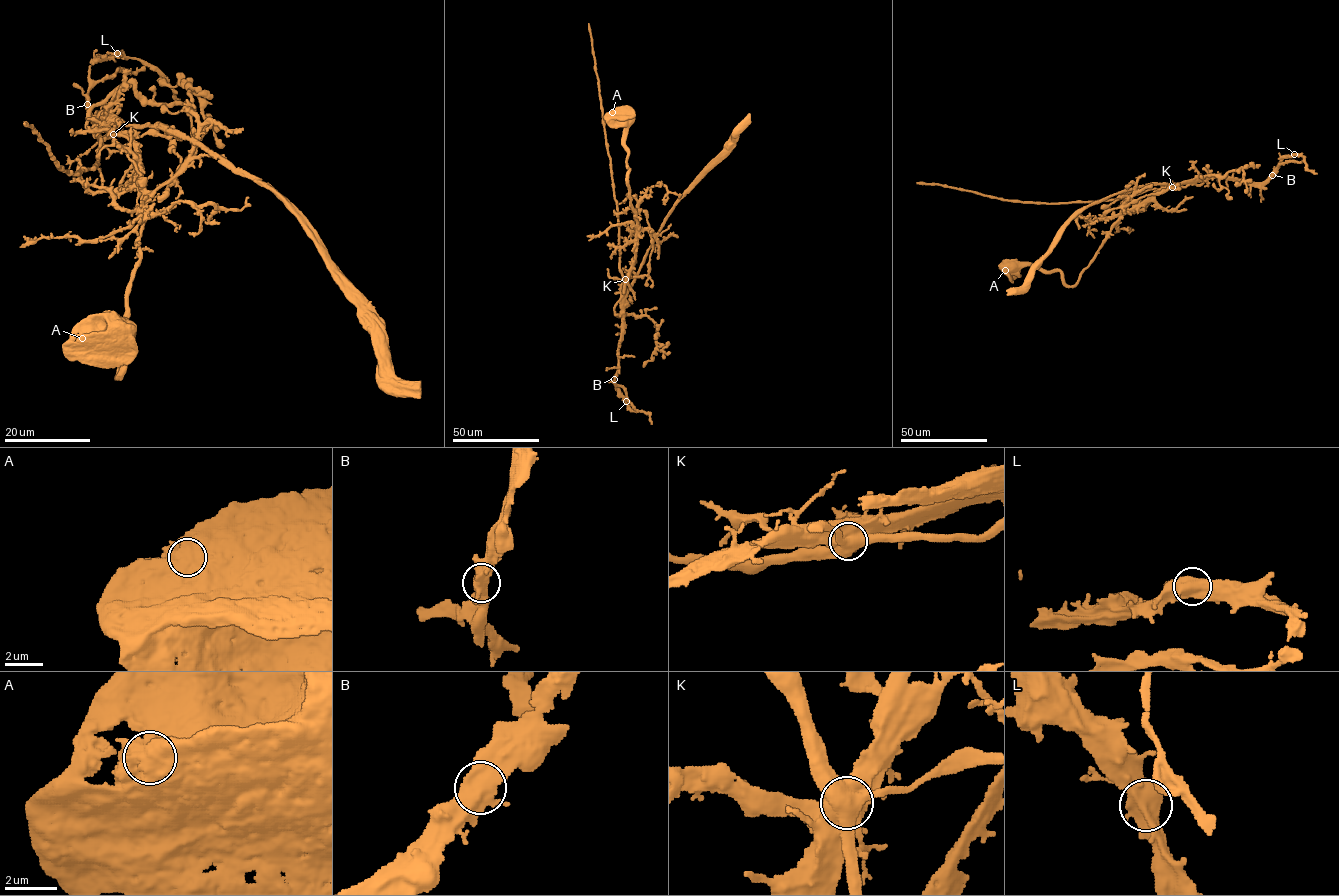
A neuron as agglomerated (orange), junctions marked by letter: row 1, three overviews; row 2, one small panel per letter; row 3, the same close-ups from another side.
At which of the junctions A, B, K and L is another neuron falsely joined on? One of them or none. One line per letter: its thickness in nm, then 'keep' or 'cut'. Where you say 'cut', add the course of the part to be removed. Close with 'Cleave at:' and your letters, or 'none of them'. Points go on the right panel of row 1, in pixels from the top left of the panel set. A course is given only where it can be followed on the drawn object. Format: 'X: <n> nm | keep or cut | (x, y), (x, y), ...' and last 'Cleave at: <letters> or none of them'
A: 750 nm | keep
B: 600 nm | keep
K: 750 nm | cut | (1173, 187), (1149, 189), (1115, 199), (1047, 203), (1004, 200), (917, 182)
L: 700 nm | keep
Cleave at: K

